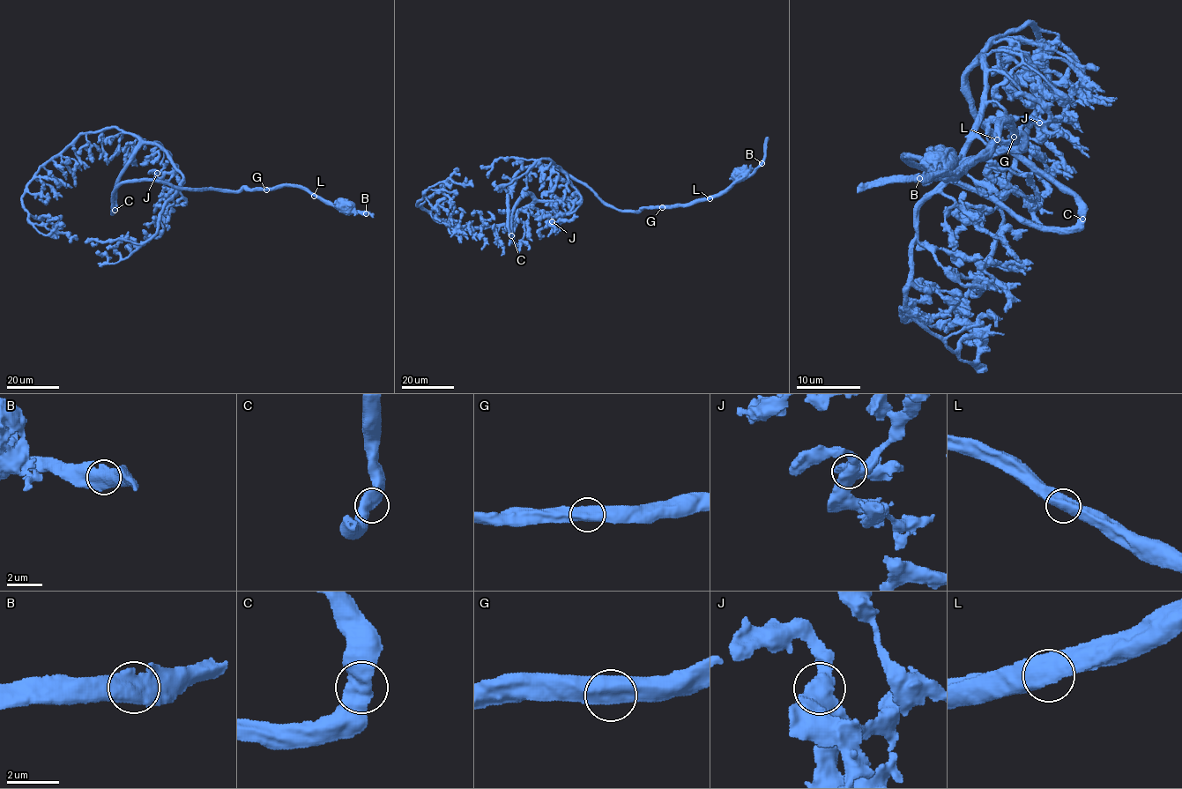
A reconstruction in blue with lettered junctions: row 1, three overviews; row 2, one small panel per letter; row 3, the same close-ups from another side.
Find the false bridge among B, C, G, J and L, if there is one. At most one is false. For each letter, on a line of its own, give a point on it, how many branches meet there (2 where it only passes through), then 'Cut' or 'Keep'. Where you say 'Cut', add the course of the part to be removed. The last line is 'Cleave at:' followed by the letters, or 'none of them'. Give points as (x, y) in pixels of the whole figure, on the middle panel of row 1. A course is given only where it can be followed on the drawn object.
B: Place: (761, 163). Branches: 2. Keep
C: Place: (511, 235). Branches: 2. Keep
G: Place: (662, 207). Branches: 2. Keep
J: Place: (552, 221). Branches: 2. Keep
L: Place: (709, 198). Branches: 2. Keep
Cleave at: none of them

